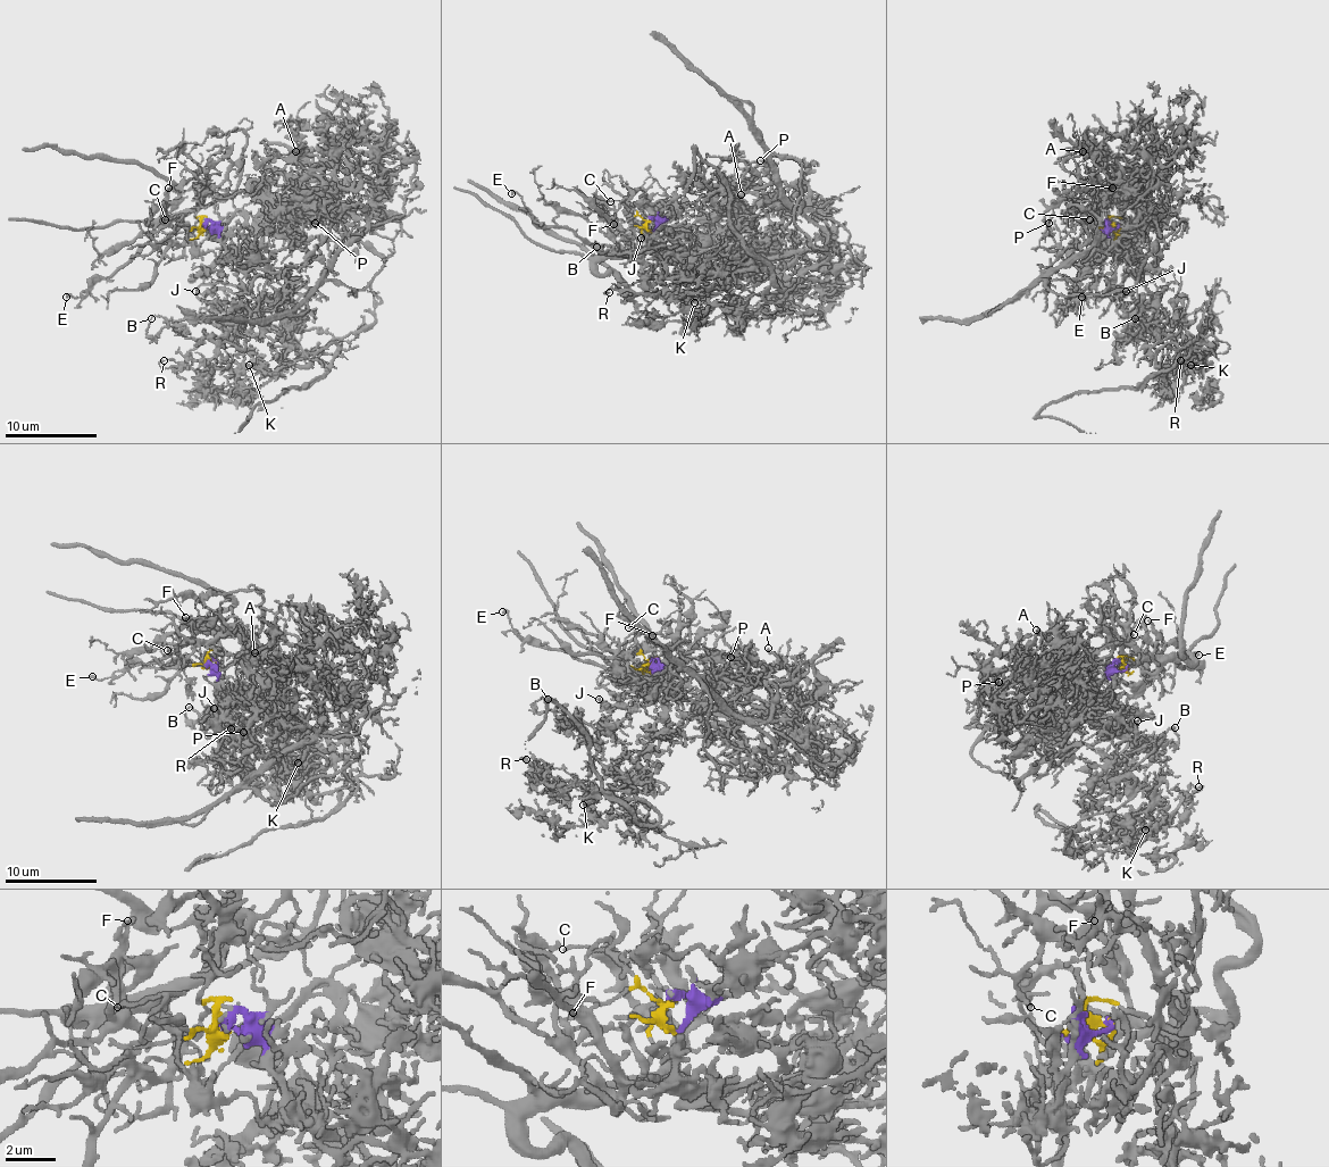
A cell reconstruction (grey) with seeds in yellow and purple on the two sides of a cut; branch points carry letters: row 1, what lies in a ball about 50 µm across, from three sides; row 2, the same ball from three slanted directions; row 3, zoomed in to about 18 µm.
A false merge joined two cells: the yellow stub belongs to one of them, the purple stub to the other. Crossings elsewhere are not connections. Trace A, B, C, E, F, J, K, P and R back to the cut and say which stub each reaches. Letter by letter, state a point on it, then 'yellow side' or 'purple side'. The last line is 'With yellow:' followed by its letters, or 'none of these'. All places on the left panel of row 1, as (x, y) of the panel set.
A: place (295, 151); purple side
B: place (151, 318); purple side
C: place (165, 219); yellow side
E: place (66, 297); yellow side
F: place (168, 188); yellow side
J: place (195, 291); purple side
K: place (249, 365); purple side
P: place (315, 223); purple side
R: place (164, 360); purple side
With yellow: C, E, F

